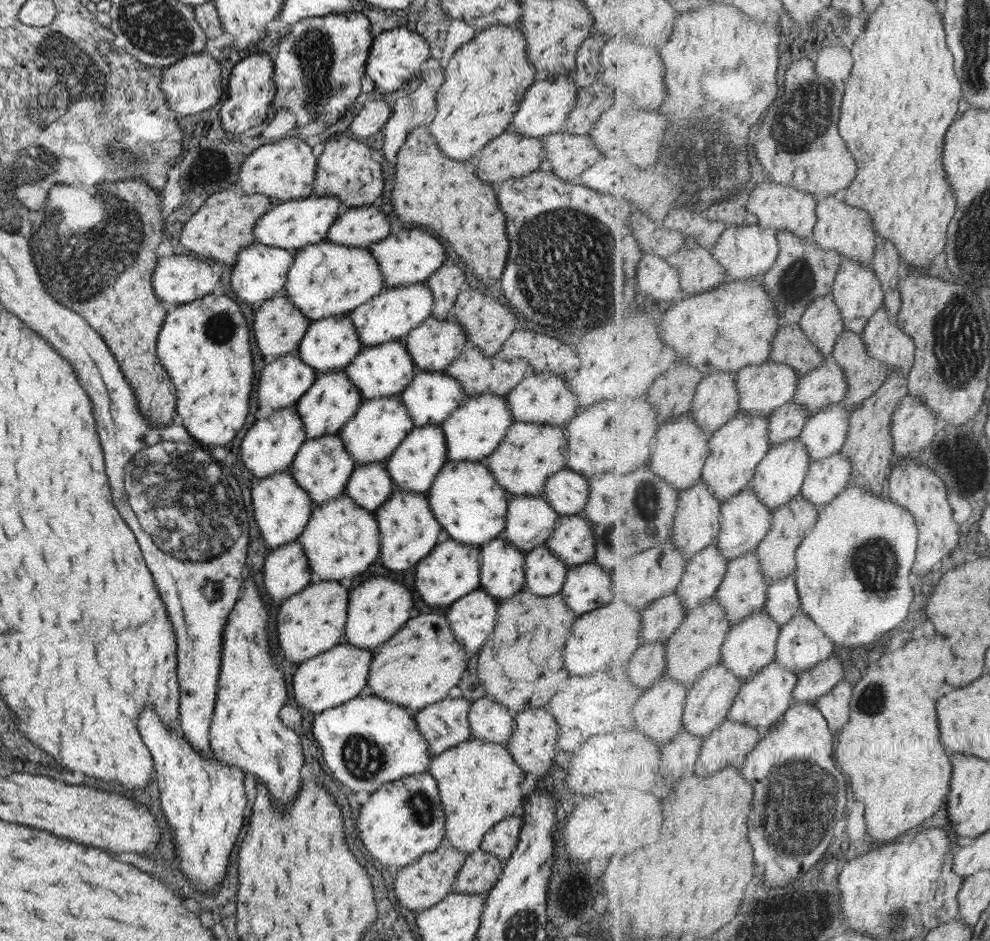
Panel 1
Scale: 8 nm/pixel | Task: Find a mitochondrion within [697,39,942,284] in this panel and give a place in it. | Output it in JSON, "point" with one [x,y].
{"point":[799,125]}

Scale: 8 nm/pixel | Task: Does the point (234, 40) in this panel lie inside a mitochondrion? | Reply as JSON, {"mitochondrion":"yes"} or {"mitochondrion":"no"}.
{"mitochondrion":"no"}

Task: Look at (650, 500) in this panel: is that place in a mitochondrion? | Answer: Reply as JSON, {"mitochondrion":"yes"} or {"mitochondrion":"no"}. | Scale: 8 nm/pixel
{"mitochondrion":"yes"}

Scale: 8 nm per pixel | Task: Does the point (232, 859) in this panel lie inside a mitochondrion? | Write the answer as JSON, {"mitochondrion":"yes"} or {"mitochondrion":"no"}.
{"mitochondrion":"no"}

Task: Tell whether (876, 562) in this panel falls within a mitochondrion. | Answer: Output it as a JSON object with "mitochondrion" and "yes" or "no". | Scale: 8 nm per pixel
{"mitochondrion":"yes"}

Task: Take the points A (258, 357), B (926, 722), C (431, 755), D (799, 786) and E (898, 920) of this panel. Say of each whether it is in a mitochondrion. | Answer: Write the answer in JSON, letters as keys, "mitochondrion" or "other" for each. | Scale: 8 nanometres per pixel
{"A":"other","B":"other","C":"other","D":"mitochondrion","E":"mitochondrion"}

